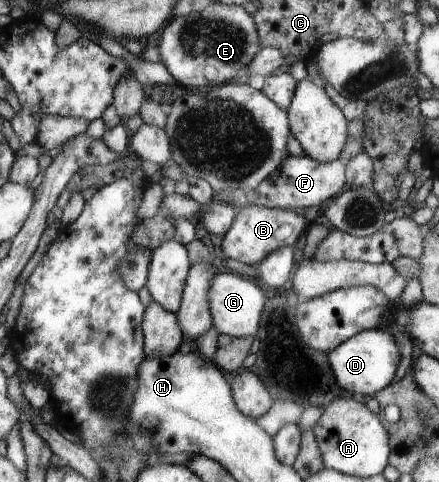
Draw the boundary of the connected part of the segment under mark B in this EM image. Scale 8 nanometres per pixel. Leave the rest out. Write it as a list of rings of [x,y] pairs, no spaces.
[[[245,206],[238,211],[229,231],[222,237],[222,252],[227,259],[232,258],[232,260],[252,266],[262,262],[266,255],[272,254],[280,247],[292,246],[290,236],[294,234],[294,238],[298,238],[302,232],[300,228],[306,228],[306,220],[294,209]]]

